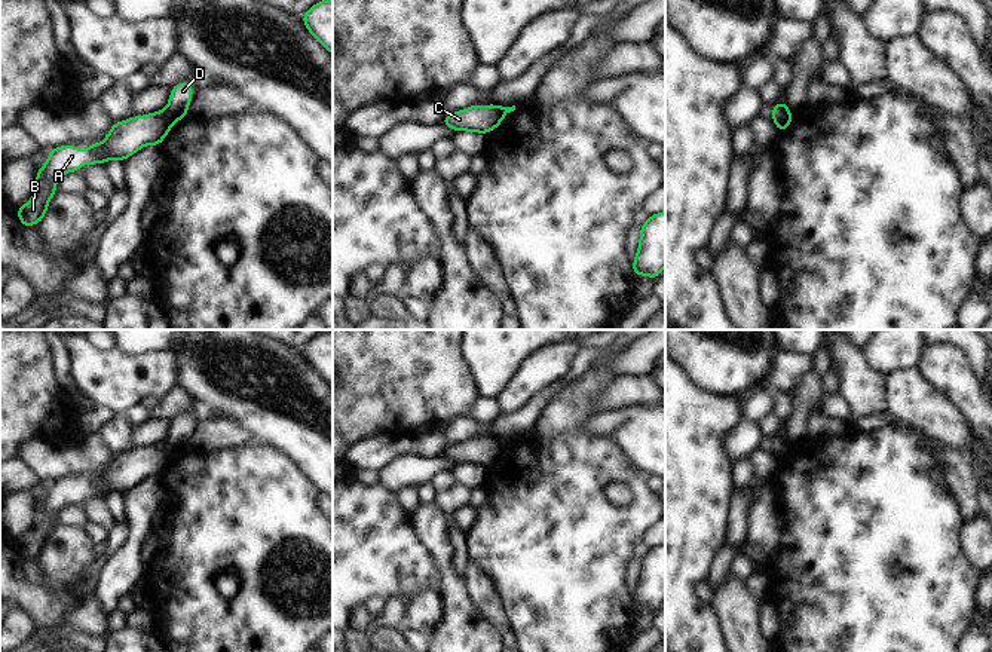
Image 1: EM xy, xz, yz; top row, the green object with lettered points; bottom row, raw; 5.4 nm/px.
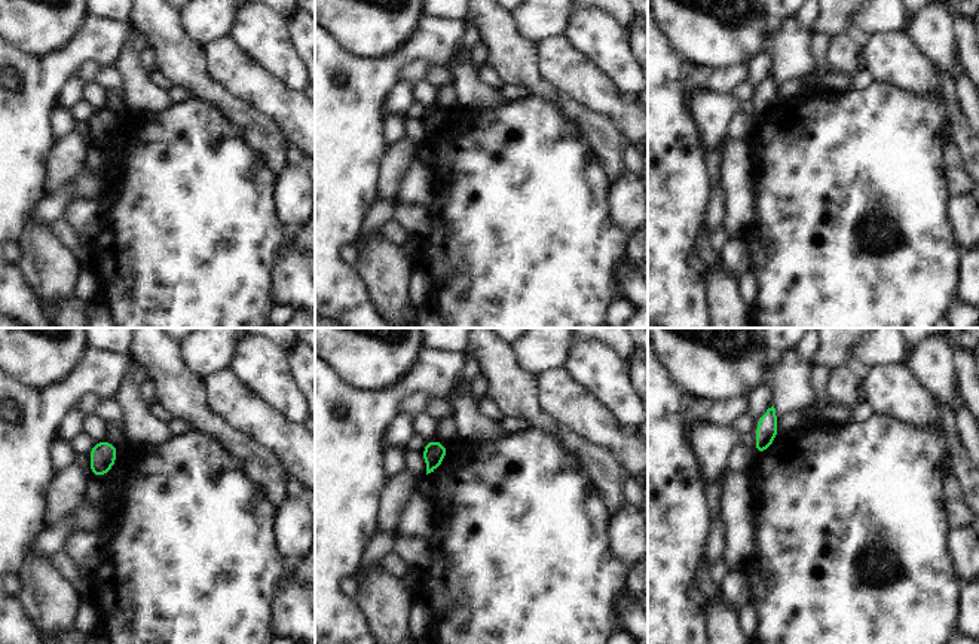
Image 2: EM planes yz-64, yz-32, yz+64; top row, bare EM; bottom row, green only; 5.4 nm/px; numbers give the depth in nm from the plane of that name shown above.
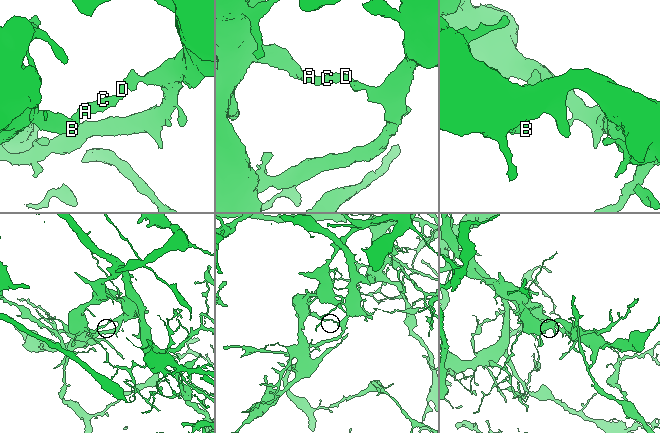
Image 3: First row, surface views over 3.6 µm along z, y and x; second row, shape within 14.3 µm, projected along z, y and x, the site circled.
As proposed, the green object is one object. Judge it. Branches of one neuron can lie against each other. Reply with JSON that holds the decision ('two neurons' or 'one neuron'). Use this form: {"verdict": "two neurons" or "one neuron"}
{"verdict": "two neurons"}

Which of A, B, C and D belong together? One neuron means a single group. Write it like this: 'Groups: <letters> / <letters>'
Groups: A B C / D

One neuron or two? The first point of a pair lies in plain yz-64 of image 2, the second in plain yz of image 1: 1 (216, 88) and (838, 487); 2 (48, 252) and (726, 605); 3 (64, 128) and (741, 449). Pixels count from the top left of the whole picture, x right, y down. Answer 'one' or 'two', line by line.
1: two
2: one
3: two

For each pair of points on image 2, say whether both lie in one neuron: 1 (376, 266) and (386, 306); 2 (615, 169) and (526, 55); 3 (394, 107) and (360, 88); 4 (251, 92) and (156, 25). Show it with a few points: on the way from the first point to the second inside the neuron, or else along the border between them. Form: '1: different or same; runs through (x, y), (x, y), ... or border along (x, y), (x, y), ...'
1: same; runs through (386, 276), (386, 296)
2: same; runs through (602, 138), (563, 100), (541, 86)
3: different; border along (397, 82), (381, 106), (381, 120)
4: different; border along (205, 46), (207, 71), (228, 89)

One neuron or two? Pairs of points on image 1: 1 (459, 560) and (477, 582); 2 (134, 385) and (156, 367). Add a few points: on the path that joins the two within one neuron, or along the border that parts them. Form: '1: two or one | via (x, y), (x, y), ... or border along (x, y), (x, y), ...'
1: two | border along (467, 557), (462, 576)
2: one | via (140, 380), (144, 380), (152, 373)

